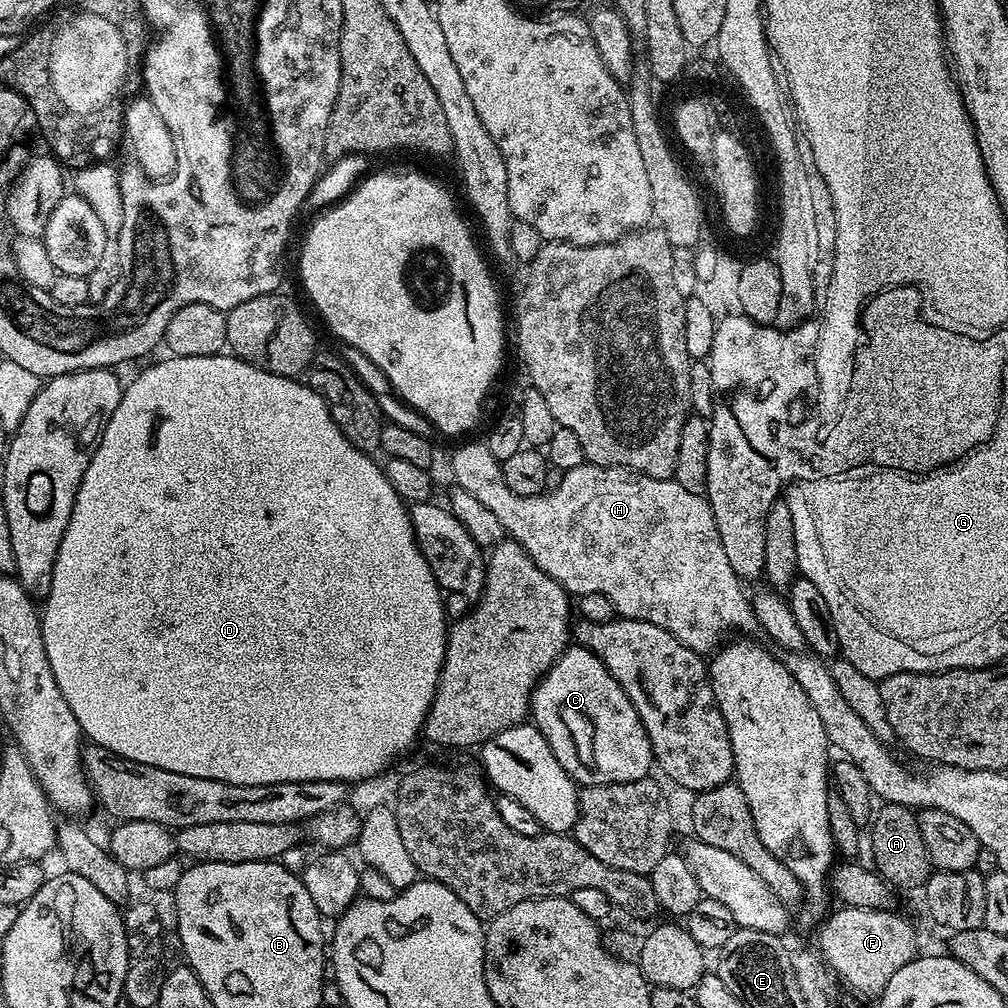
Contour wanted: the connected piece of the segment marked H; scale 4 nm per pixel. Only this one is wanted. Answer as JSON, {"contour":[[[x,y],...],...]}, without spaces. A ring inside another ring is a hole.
{"contour":[[[480,442],[480,444],[462,445],[452,456],[450,470],[456,479],[455,487],[466,490],[466,494],[474,494],[474,498],[478,498],[478,502],[482,502],[482,506],[486,506],[486,510],[491,510],[498,517],[498,522],[502,522],[505,533],[516,543],[522,545],[526,554],[530,554],[533,562],[546,574],[550,574],[550,578],[557,580],[573,597],[579,598],[595,592],[602,594],[612,603],[617,617],[626,620],[654,622],[654,626],[662,626],[662,630],[674,634],[674,638],[678,638],[678,642],[682,642],[690,650],[701,654],[711,653],[725,639],[723,636],[727,632],[736,631],[740,632],[736,634],[752,634],[748,632],[757,631],[757,620],[749,593],[744,593],[745,585],[740,577],[734,574],[730,561],[726,558],[726,550],[722,550],[722,538],[718,538],[718,526],[714,522],[712,508],[704,496],[690,494],[690,490],[683,488],[675,478],[655,480],[649,476],[644,476],[641,472],[633,472],[630,468],[603,468],[587,462],[567,469],[561,475],[564,477],[557,482],[556,488],[554,484],[536,496],[519,496],[514,494],[514,490],[510,490],[510,486],[506,486],[500,466],[501,461],[496,460],[494,454],[490,454],[487,443]]]}

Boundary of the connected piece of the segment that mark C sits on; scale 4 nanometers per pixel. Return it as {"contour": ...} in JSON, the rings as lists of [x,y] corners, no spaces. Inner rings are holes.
{"contour":[[[565,647],[562,655],[540,677],[540,683],[533,690],[530,716],[536,729],[546,738],[550,750],[554,750],[554,758],[558,758],[560,765],[577,785],[634,782],[645,779],[651,773],[648,771],[653,771],[650,738],[638,718],[638,710],[634,710],[622,686],[618,686],[606,666],[589,648]]]}

